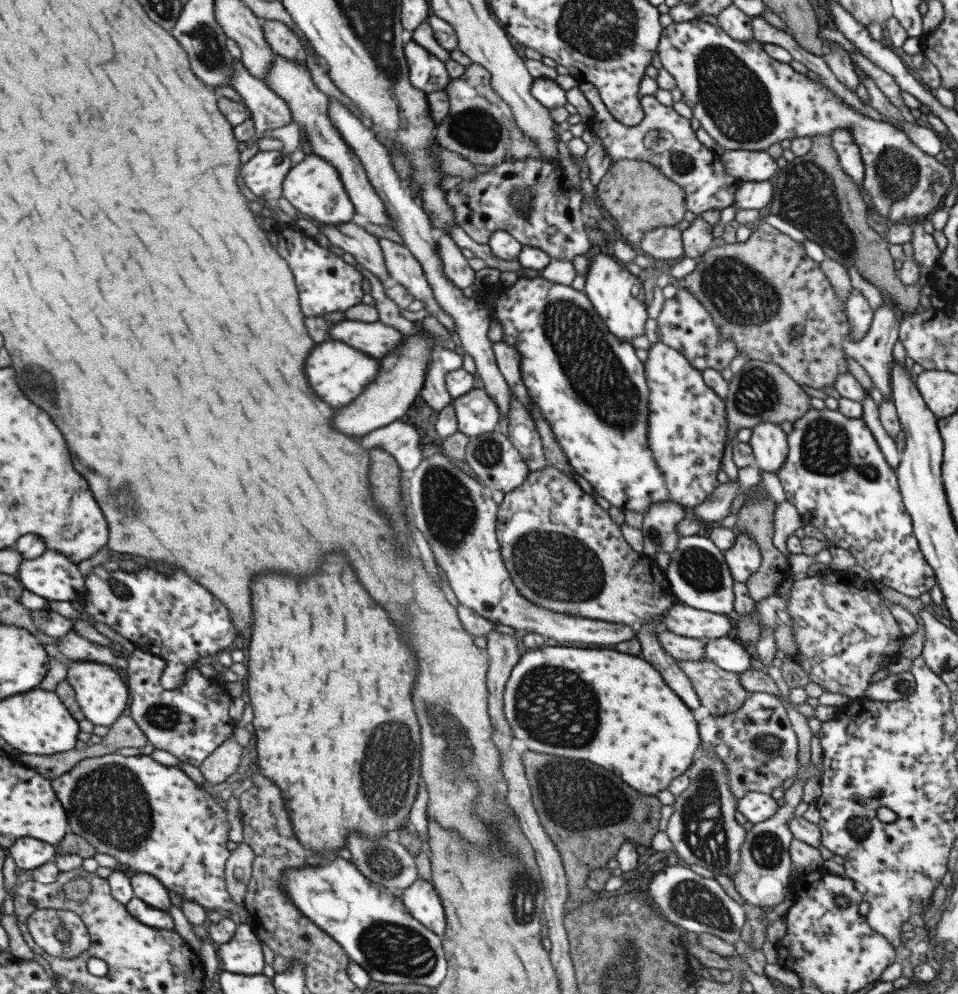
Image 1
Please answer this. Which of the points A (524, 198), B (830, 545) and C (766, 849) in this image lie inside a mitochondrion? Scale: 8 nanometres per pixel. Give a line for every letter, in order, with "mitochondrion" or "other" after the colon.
A: mitochondrion
B: other
C: mitochondrion

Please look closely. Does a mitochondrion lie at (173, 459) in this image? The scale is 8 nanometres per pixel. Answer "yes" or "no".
no

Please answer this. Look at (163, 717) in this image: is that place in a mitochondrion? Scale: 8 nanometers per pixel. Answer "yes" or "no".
yes

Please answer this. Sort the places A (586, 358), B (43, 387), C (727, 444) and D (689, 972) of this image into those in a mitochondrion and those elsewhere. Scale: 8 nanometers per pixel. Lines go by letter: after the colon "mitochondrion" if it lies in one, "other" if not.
A: mitochondrion
B: mitochondrion
C: other
D: other

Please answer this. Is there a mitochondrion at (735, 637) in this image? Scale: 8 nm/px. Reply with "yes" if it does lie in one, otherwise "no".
no

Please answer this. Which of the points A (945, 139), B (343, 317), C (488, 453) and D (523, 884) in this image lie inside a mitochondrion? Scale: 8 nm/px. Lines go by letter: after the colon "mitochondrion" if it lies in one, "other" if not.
A: other
B: other
C: mitochondrion
D: mitochondrion

